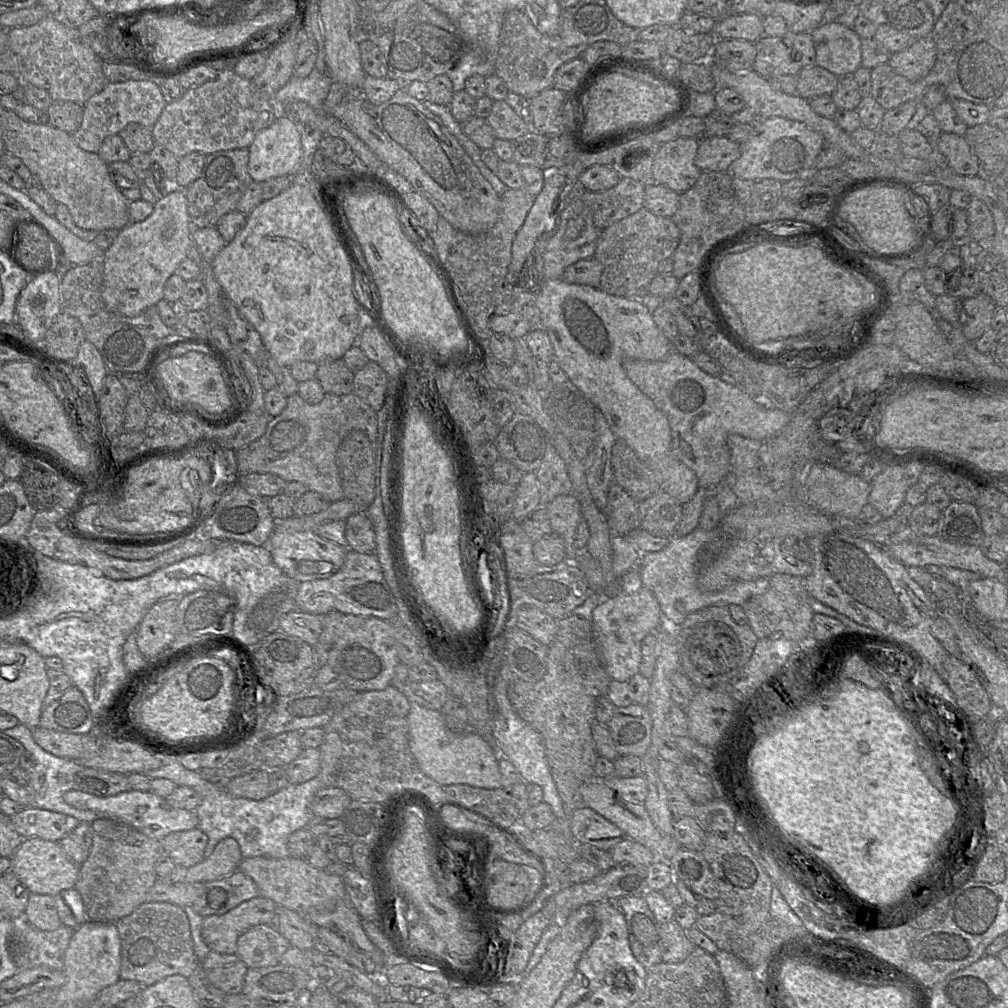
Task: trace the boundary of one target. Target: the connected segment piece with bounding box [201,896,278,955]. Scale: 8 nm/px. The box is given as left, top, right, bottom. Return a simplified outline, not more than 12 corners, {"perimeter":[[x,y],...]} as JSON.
{"perimeter":[[258,896],[204,917],[210,951],[236,954],[240,935],[277,929],[277,904]]}

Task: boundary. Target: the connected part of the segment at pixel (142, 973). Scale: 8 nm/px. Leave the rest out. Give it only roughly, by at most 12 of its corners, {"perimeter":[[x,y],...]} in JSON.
{"perimeter":[[144,902],[115,922],[120,979],[190,977],[184,910]]}

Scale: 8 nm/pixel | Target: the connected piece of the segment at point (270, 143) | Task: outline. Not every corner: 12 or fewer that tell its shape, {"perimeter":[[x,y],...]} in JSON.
{"perimeter":[[279,113],[257,133],[248,173],[299,179],[301,126]]}

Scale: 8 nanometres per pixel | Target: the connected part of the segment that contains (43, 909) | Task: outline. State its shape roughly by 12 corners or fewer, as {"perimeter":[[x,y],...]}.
{"perimeter":[[30,893],[24,919],[42,931],[61,926],[54,896]]}

